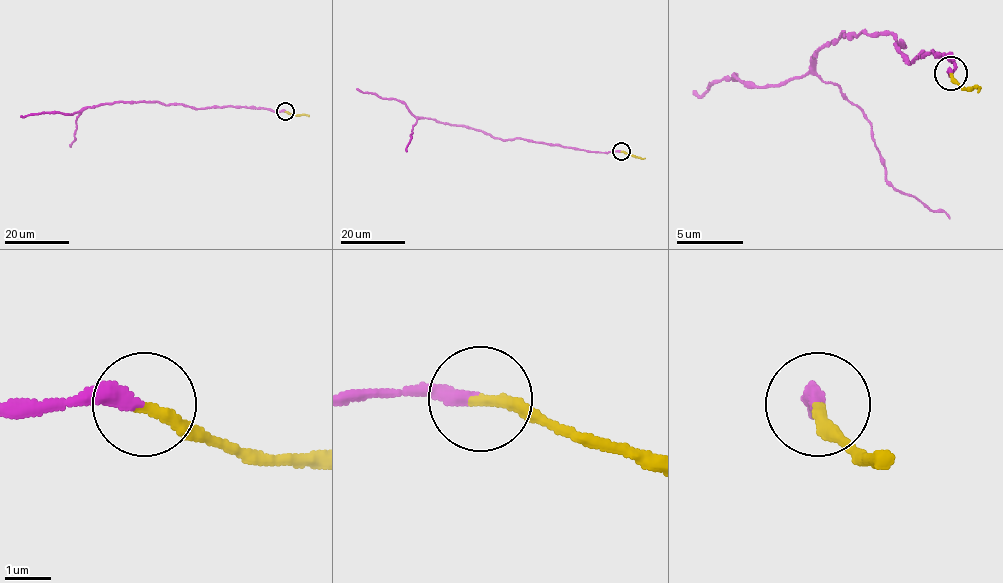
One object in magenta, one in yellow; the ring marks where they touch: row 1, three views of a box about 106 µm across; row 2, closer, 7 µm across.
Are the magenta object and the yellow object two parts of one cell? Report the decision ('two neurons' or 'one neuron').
one neuron

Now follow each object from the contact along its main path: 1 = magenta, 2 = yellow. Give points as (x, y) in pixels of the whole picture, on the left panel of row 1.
1: (286, 111), (238, 107), (196, 109), (156, 102), (114, 102), (83, 107), (68, 115), (43, 112), (21, 115)
2: (286, 111), (308, 116)

